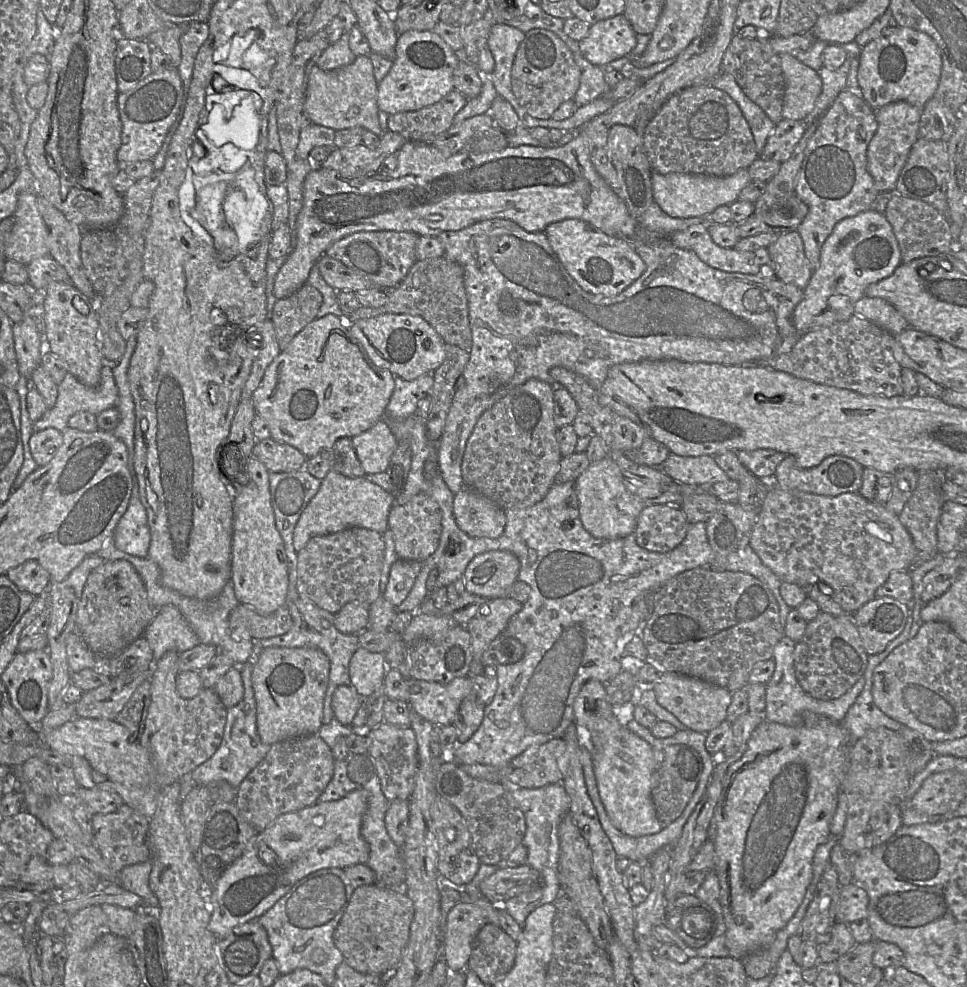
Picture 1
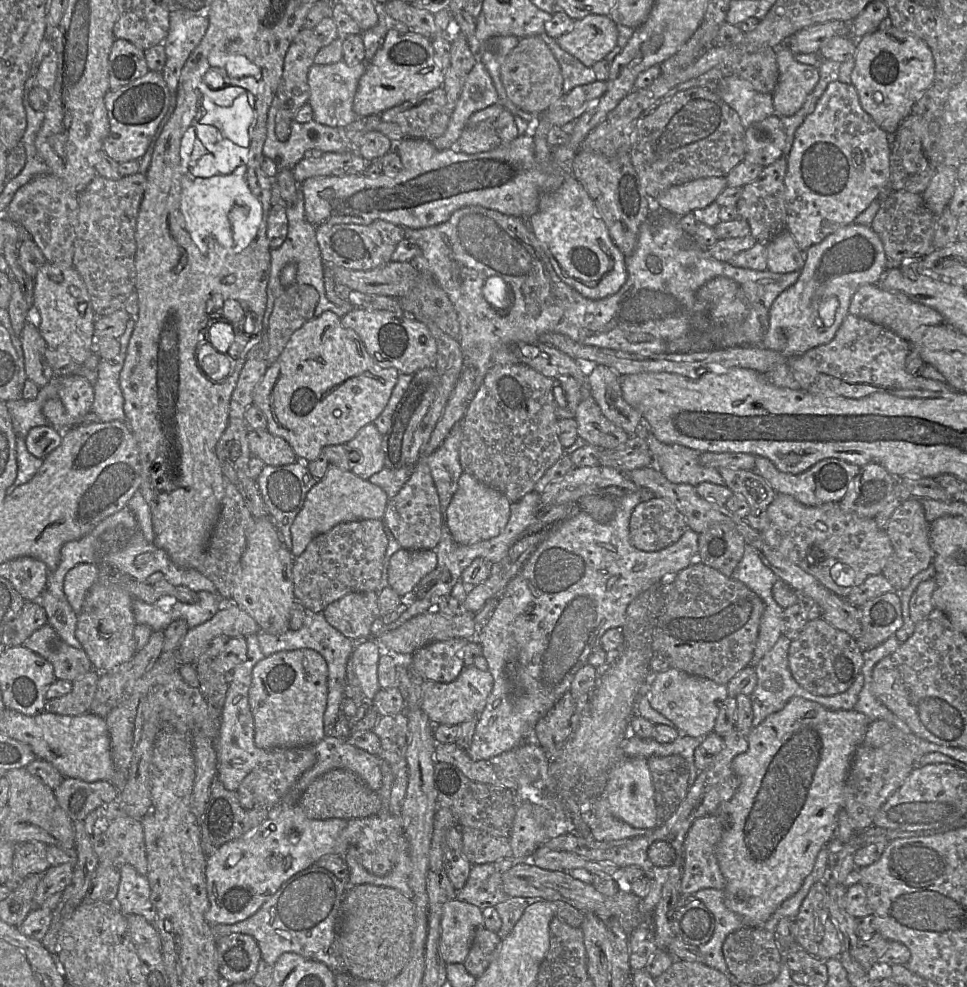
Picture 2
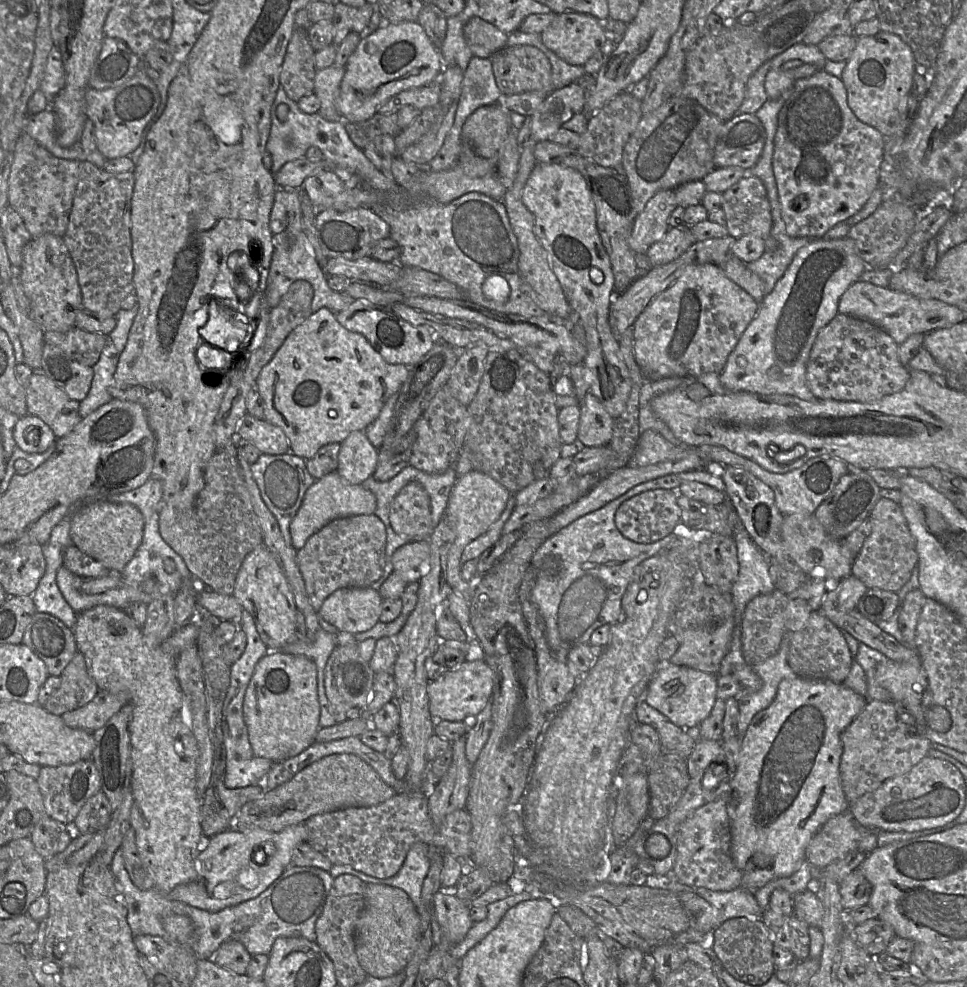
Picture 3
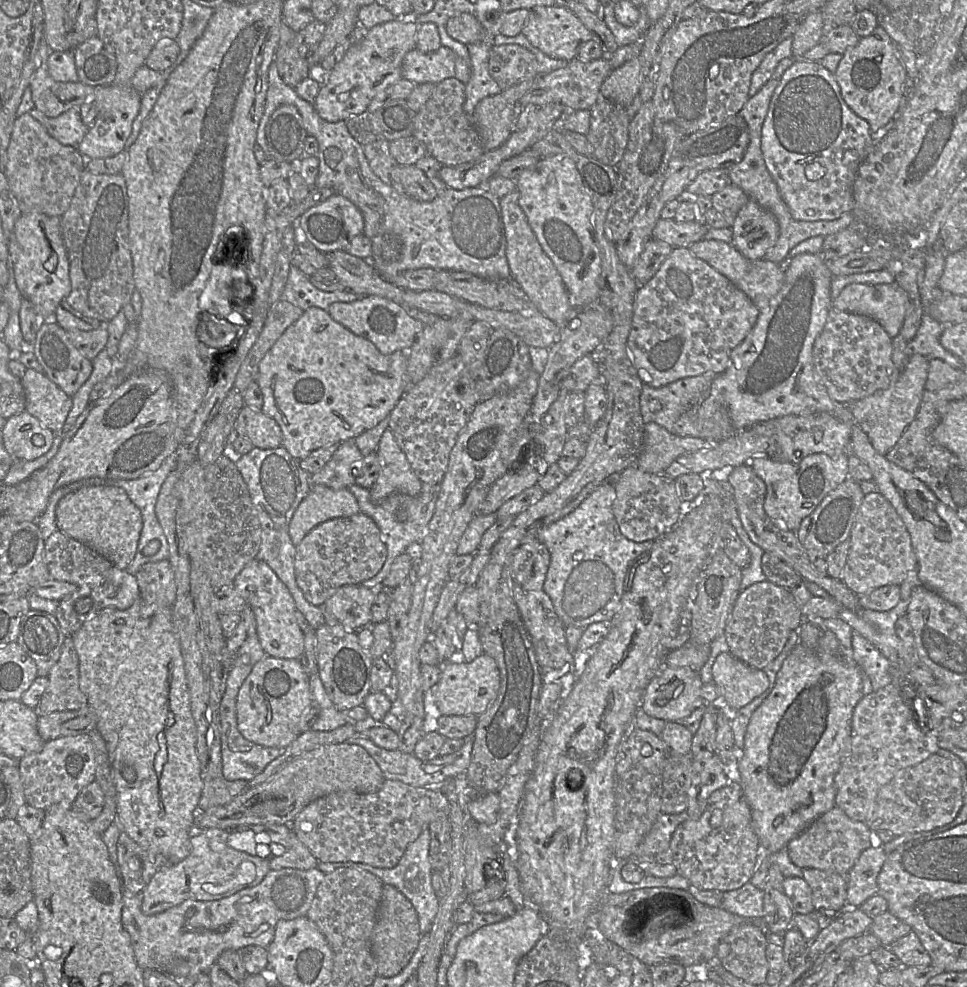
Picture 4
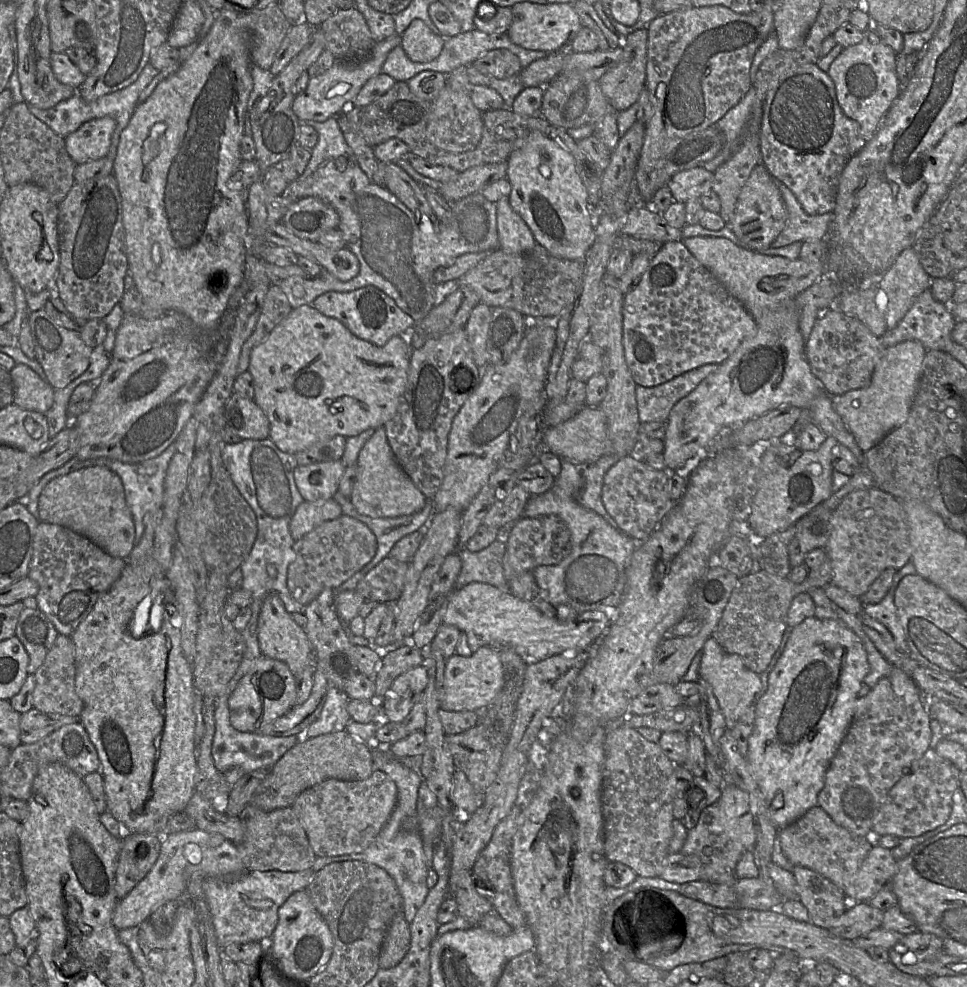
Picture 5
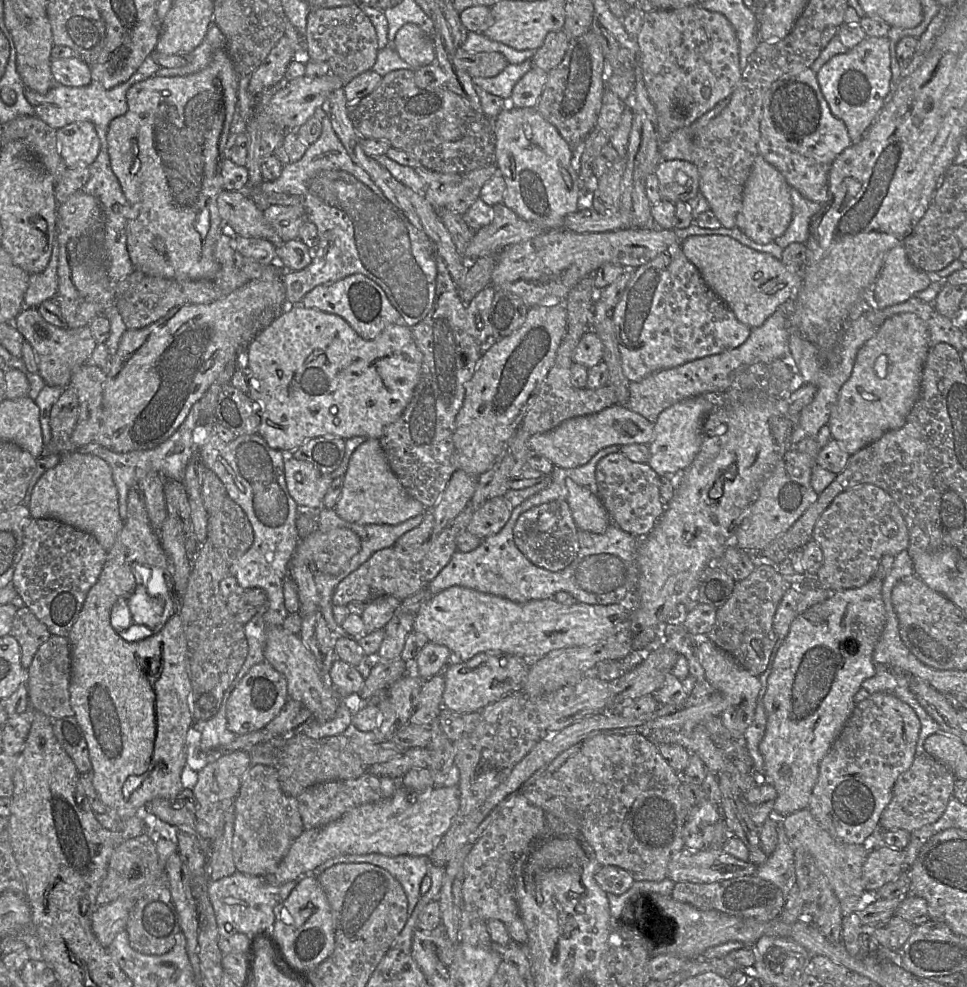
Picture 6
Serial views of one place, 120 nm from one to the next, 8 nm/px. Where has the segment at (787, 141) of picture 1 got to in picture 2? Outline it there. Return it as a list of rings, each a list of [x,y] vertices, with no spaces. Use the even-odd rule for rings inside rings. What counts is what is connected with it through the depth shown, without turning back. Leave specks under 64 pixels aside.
[[[778,115],[754,122],[745,129],[744,161],[768,167],[784,154],[786,133]]]

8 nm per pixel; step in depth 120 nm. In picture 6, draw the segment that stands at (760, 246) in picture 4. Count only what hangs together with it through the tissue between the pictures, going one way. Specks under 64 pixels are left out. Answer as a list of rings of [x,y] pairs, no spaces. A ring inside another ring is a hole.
[[[758,154],[744,185],[742,208],[736,217],[736,227],[756,243],[775,242],[787,230],[793,217],[790,188],[782,173]]]

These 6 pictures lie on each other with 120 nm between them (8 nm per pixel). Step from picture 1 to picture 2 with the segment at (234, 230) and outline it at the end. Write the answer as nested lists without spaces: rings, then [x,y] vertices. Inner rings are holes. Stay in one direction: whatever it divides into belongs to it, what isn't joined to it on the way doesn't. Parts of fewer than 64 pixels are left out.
[[[246,164],[238,168],[235,172],[228,175],[216,175],[209,178],[194,177],[190,172],[187,176],[182,179],[182,193],[181,193],[181,207],[182,211],[187,219],[190,230],[196,230],[199,235],[192,235],[193,237],[212,237],[220,245],[226,248],[240,248],[244,249],[250,245],[250,243],[255,239],[259,225],[263,217],[263,208],[260,201],[251,193],[249,186],[246,181]]]

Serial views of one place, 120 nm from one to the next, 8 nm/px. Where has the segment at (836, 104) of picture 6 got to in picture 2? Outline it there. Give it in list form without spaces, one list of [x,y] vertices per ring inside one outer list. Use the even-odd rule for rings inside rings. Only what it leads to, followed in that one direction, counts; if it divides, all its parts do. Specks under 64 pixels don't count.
[[[895,27],[877,30],[858,41],[854,56],[855,66],[851,73],[851,84],[855,87],[861,107],[874,122],[888,134],[893,134],[902,120],[907,117],[916,101],[929,89],[935,78],[935,62],[930,47],[922,39]]]

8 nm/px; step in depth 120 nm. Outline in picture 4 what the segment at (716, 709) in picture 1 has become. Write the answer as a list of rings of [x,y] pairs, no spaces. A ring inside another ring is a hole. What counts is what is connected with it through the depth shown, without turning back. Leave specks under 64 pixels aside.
[[[663,666],[658,674],[651,680],[647,686],[640,708],[649,716],[666,722],[680,722],[688,717],[696,708],[705,705],[705,701],[700,695],[703,683],[698,672],[685,667],[667,667]]]

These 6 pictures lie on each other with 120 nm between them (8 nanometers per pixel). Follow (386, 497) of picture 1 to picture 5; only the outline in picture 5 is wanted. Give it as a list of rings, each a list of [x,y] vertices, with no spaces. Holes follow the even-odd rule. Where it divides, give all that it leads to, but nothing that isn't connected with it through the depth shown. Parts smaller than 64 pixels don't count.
[[[333,498],[304,501],[297,507],[290,521],[290,534],[298,541],[322,523],[340,516],[342,508]]]

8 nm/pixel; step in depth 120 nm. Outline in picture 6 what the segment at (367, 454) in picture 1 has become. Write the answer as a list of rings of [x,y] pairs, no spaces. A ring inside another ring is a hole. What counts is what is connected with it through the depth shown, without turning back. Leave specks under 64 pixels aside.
[[[287,458],[284,473],[288,491],[300,507],[323,508],[323,499],[333,479],[311,463]]]

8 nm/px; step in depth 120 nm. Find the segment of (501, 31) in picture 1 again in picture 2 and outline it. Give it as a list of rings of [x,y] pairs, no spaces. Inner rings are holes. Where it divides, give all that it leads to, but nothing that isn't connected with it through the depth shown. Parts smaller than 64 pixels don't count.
[[[493,36],[481,45],[479,59],[489,72],[501,101],[511,101],[501,80],[501,65],[519,42],[516,36]]]

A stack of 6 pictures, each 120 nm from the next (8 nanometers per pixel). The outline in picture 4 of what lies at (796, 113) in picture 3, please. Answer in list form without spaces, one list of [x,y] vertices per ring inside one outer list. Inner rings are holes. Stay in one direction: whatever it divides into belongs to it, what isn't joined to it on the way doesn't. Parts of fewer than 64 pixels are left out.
[[[795,60],[794,64],[785,71],[779,84],[772,95],[767,116],[762,127],[761,149],[765,164],[774,178],[780,194],[787,204],[793,218],[799,221],[818,221],[835,220],[844,213],[852,212],[855,206],[854,200],[854,182],[861,163],[873,151],[876,141],[870,129],[868,122],[857,116],[846,104],[842,95],[840,86],[837,83],[834,74],[816,62],[804,60]]]

